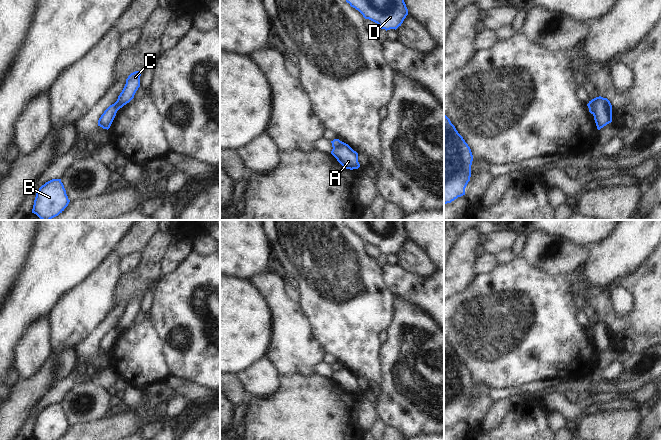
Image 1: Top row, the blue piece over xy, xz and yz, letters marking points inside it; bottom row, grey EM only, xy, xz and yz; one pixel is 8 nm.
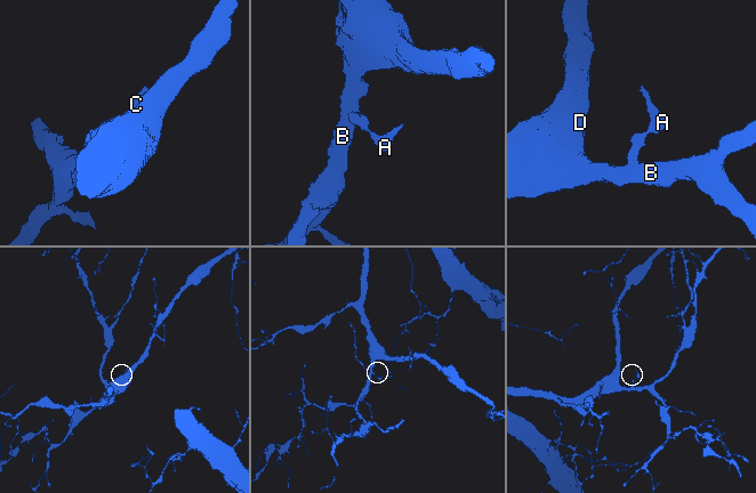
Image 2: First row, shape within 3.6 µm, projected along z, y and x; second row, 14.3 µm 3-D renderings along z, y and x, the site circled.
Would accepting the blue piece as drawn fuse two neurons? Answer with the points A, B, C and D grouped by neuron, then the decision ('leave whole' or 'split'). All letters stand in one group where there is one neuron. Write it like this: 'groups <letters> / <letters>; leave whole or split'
groups A C / B D; split

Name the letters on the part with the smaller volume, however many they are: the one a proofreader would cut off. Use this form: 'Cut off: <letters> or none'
Cut off: A, C

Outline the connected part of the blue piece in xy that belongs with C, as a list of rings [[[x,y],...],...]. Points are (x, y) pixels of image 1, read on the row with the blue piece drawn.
[[[135,71],[128,76],[122,92],[118,96],[117,101],[114,103],[117,110],[122,108],[134,98],[136,91],[140,87],[140,76],[141,72],[139,71]]]

